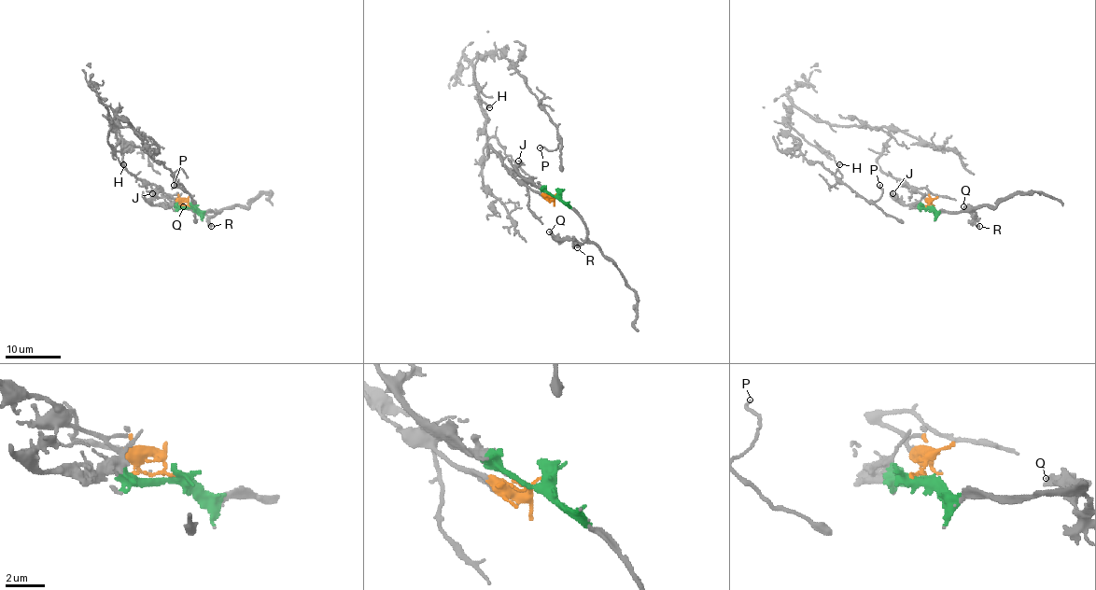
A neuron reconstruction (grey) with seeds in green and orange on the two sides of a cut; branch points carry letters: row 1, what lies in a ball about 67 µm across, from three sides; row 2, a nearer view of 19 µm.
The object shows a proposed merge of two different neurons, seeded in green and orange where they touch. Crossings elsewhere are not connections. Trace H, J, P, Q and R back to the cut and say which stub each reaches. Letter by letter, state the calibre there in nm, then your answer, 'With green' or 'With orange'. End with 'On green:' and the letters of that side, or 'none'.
H: Thickness 160 nm. With orange
J: Thickness 170 nm. With green
P: Thickness 100 nm. With orange
Q: Thickness 320 nm. With green
R: Thickness 140 nm. With green
On green: J, Q, R

